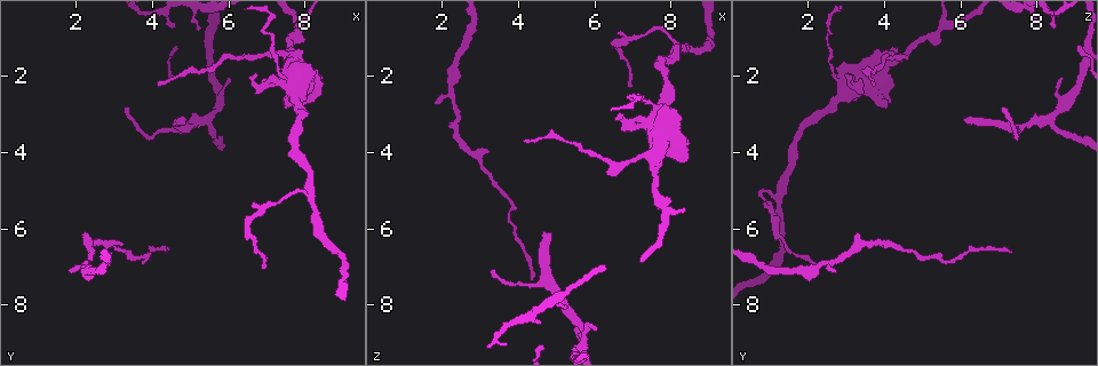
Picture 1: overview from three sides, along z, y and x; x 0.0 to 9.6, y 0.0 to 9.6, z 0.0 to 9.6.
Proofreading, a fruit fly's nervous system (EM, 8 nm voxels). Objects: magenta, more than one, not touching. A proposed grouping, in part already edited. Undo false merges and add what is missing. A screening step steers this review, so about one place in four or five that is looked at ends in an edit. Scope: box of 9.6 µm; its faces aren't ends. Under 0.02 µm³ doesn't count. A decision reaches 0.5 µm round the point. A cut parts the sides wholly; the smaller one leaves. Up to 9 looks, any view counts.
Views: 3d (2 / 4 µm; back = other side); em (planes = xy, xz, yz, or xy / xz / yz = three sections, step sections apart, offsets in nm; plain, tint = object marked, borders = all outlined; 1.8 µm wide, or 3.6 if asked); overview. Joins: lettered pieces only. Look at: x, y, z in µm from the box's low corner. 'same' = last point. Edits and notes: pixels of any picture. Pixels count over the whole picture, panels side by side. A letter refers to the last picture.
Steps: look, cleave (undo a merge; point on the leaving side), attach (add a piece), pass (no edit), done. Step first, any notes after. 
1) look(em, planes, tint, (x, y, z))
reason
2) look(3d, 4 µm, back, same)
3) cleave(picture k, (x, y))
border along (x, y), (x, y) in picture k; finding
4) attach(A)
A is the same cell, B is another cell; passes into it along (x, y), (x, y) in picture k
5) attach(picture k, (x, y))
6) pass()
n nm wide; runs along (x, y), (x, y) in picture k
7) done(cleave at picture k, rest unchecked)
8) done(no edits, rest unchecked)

look(em, planes, borders, (5.45, 3.15, 8.35))
a fork

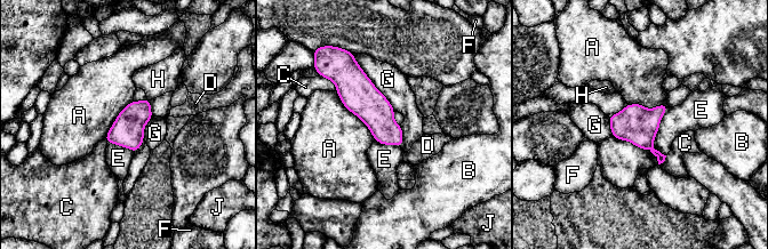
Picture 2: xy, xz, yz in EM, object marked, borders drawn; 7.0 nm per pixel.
pass()
220 nm wide; A, B, C, D, E, F, G, H and J are other cells; border along (336, 90), (340, 101), (375, 139) in picture 2; all the same neuron

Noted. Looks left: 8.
look(em, 3.6 µm, xz, step 16, tint, (4.65, 3.10, 6.05))

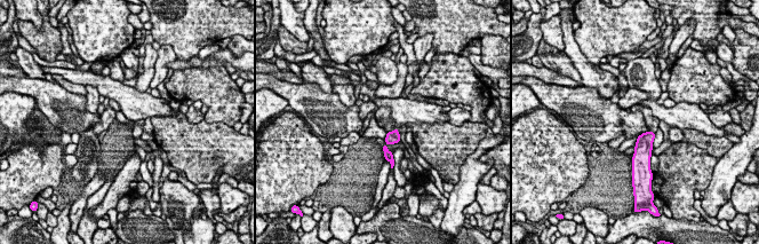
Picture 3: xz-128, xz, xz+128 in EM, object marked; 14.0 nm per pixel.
look(em, 3.6 µm, xz, step 16, borders, same)

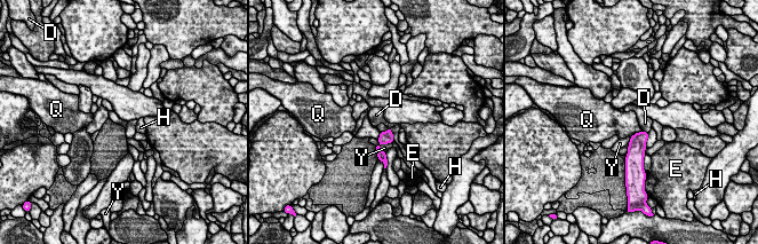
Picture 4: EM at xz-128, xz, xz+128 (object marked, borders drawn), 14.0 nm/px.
attach(D)
D is the same cell, E, H, Q and Y are other cells; passes into it along (637, 146), (645, 132), (645, 123) in picture 4; the neuron continues

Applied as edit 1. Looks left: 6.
look(3d, 4 µm, (6.70, 1.90, 2.95))
branch stops here

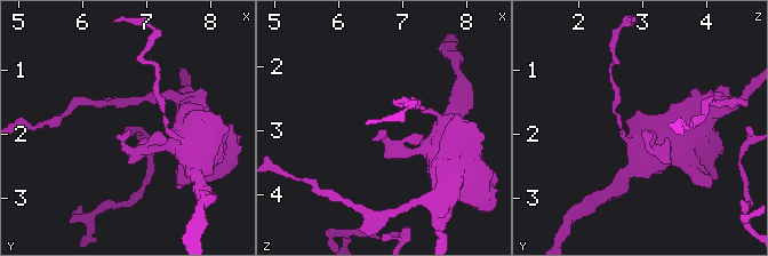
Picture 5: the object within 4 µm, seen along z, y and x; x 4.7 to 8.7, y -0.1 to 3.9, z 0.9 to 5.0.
look(em, xy, step 4, borders, (6.80, 2.00, 3.05))

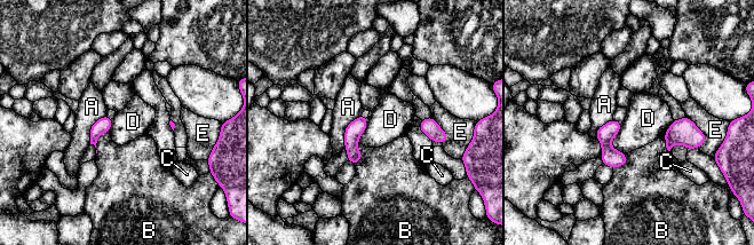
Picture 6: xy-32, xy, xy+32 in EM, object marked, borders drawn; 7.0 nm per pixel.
pass()
A, B, C, D and E are other cells; border along (622, 123), (611, 145), (625, 155) in picture 6; none of them fits

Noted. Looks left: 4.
look(em, planes, borders, (1.80, 7.05, 2.75))
free end

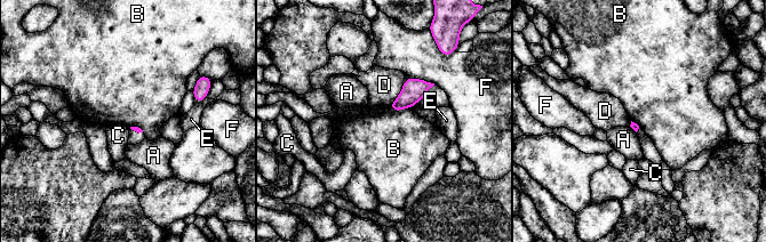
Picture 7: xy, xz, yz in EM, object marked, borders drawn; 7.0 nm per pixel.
pass()
A, B, C, D, E and F are other cells; border along (413, 106), (397, 111), (388, 109) in picture 7; none of them fits

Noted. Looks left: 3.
done(attach at picture 4, rest unchecked)

